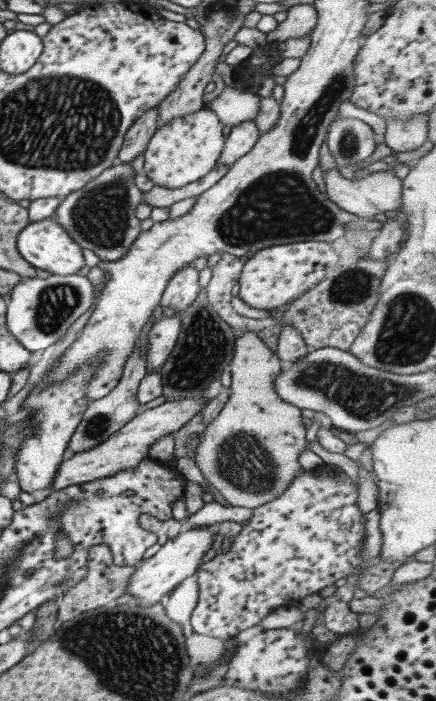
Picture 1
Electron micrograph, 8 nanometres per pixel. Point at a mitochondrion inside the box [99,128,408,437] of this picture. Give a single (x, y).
(204, 347)

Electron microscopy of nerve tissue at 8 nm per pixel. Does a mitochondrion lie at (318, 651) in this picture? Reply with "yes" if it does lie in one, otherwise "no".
no

